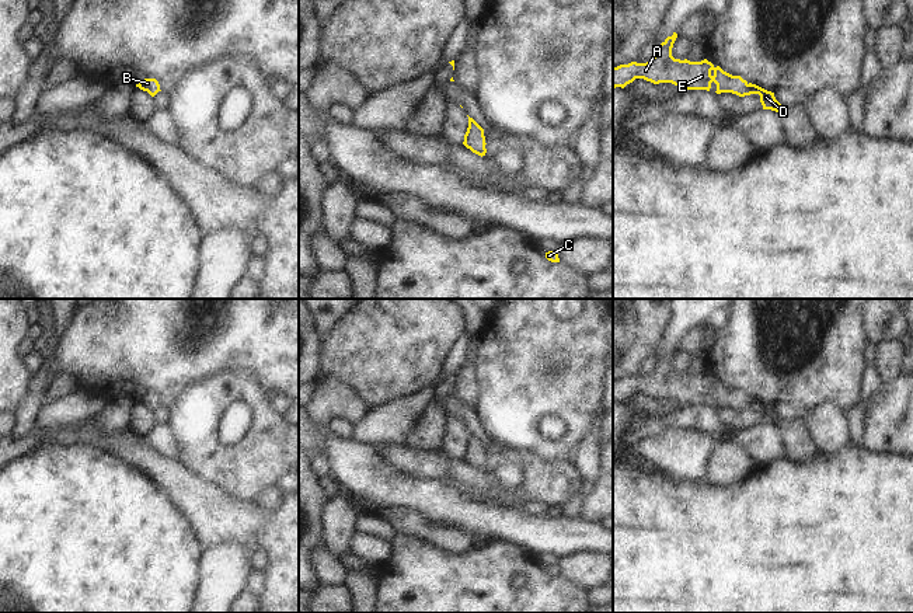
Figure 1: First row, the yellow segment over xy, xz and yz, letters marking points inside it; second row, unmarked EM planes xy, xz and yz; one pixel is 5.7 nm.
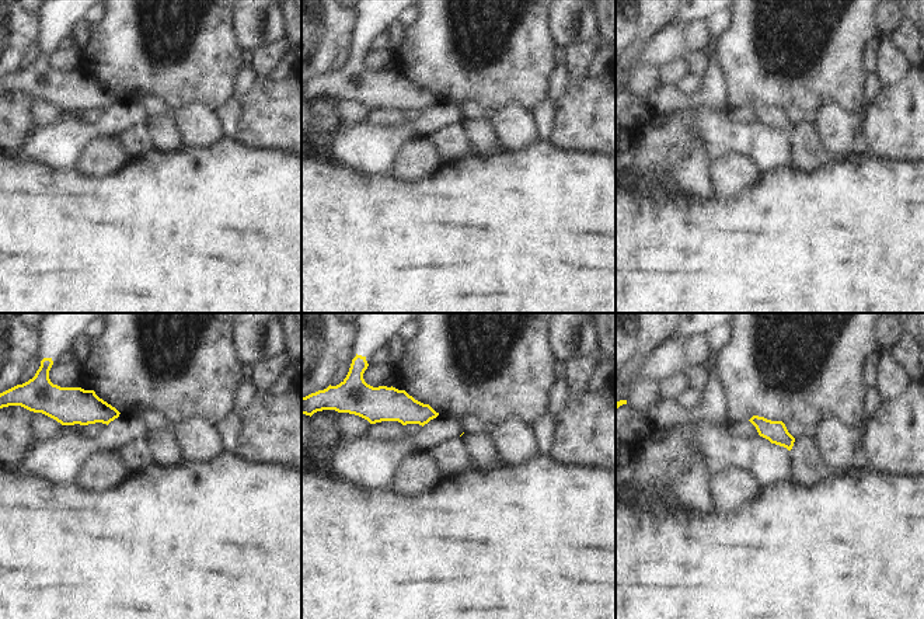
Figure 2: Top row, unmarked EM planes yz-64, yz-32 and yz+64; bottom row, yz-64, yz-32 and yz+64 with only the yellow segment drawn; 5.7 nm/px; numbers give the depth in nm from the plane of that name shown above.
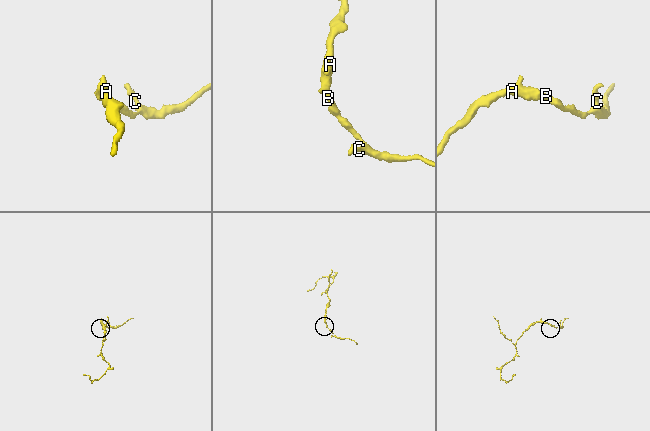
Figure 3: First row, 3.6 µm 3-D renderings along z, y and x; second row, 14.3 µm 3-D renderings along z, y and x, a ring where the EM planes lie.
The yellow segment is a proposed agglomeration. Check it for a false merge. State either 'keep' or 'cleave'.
keep

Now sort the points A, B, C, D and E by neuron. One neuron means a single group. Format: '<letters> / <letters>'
A B C D E

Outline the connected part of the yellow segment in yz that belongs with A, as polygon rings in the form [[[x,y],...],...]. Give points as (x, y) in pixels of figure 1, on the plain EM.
[[[673,346],[658,362],[655,370],[647,377],[631,376],[613,382],[613,403],[624,403],[635,393],[644,393],[654,398],[672,397],[683,404],[707,404],[711,397],[717,398],[717,408],[732,407],[739,411],[759,408],[763,424],[781,426],[783,419],[776,414],[774,407],[756,398],[748,397],[740,390],[732,390],[707,373],[701,376],[680,375],[672,370],[672,362],[677,352]]]

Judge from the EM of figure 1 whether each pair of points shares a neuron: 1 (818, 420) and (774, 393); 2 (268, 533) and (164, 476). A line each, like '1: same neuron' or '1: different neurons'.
1: different neurons
2: same neuron

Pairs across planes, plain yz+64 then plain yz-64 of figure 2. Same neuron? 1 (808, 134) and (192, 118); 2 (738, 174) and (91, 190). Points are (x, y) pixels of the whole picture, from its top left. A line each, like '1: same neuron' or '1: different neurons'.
1: different neurons
2: different neurons

